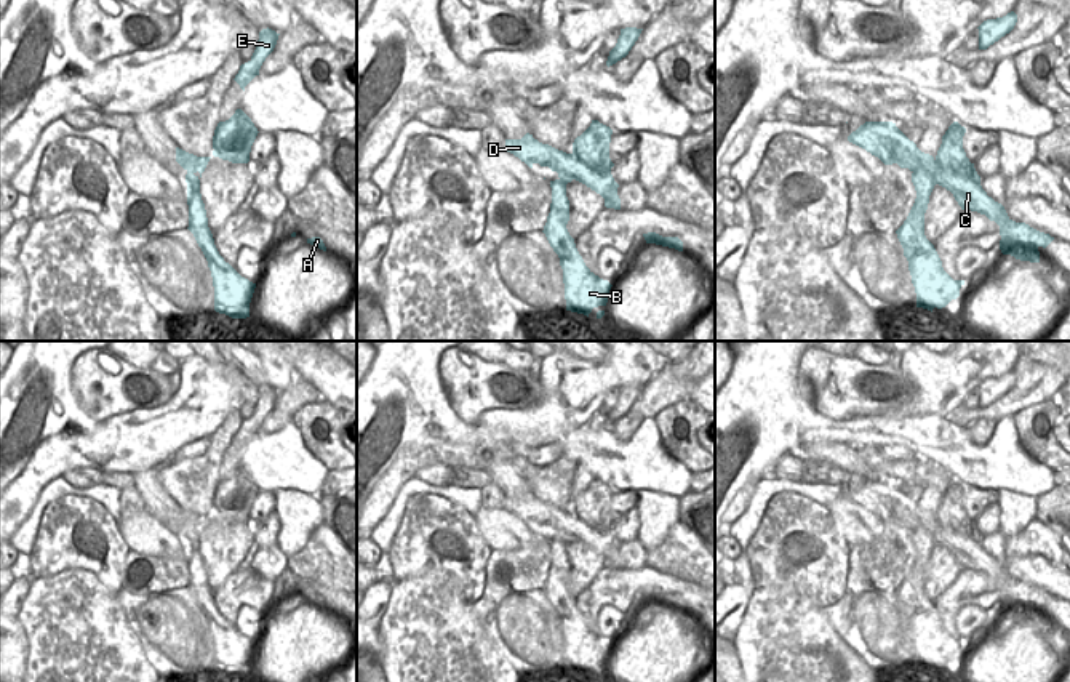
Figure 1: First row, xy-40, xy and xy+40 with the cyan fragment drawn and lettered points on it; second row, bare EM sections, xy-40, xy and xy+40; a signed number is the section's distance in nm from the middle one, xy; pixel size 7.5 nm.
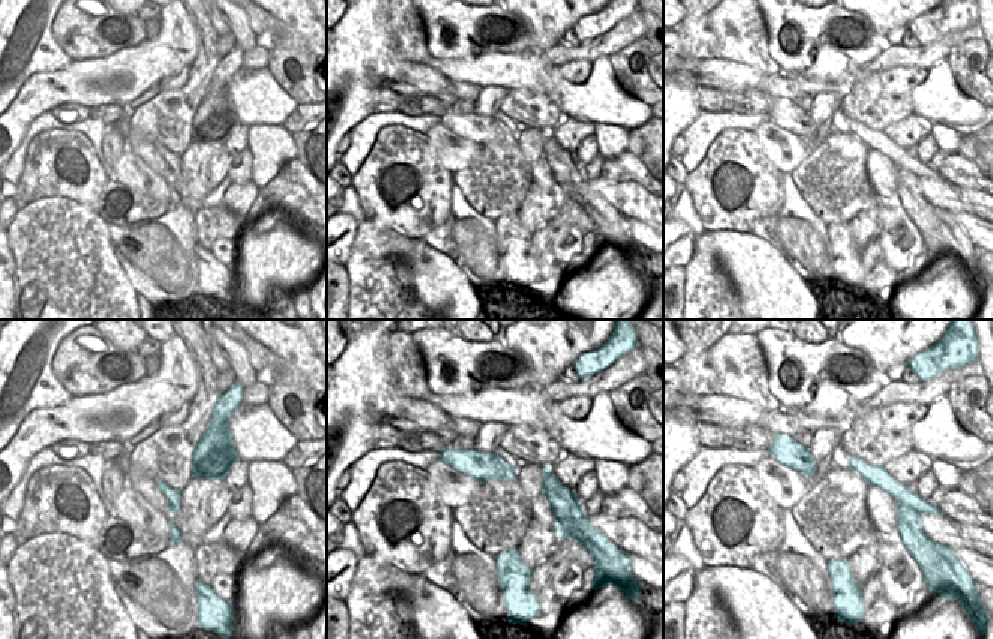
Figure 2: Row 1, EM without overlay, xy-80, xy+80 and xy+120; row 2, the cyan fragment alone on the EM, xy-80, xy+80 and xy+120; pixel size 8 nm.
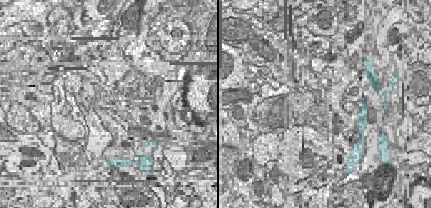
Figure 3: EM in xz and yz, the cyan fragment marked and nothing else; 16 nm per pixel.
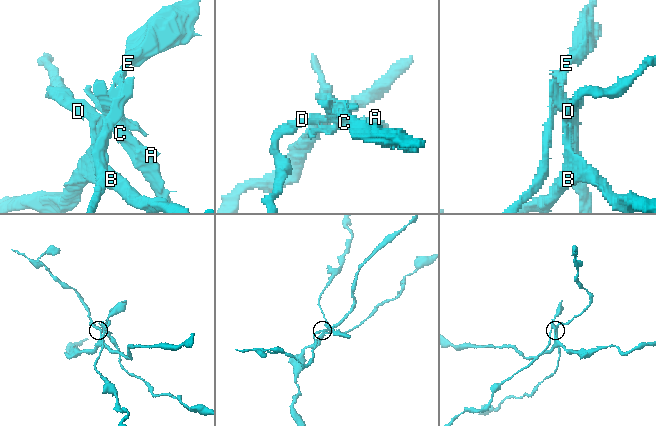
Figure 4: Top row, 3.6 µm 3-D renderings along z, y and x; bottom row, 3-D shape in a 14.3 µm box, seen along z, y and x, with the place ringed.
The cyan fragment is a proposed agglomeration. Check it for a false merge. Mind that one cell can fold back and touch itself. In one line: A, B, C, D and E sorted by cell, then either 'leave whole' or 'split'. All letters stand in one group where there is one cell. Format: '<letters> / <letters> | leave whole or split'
A C D / B E | split

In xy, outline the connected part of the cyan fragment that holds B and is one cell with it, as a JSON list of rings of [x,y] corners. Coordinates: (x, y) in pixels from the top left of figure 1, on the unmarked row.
[[[550,540],[552,562],[544,592],[560,616],[563,628],[566,669],[589,676],[593,666],[606,664],[611,642],[595,634],[579,613],[574,597],[566,583],[569,580],[569,559],[566,556],[566,541]]]

